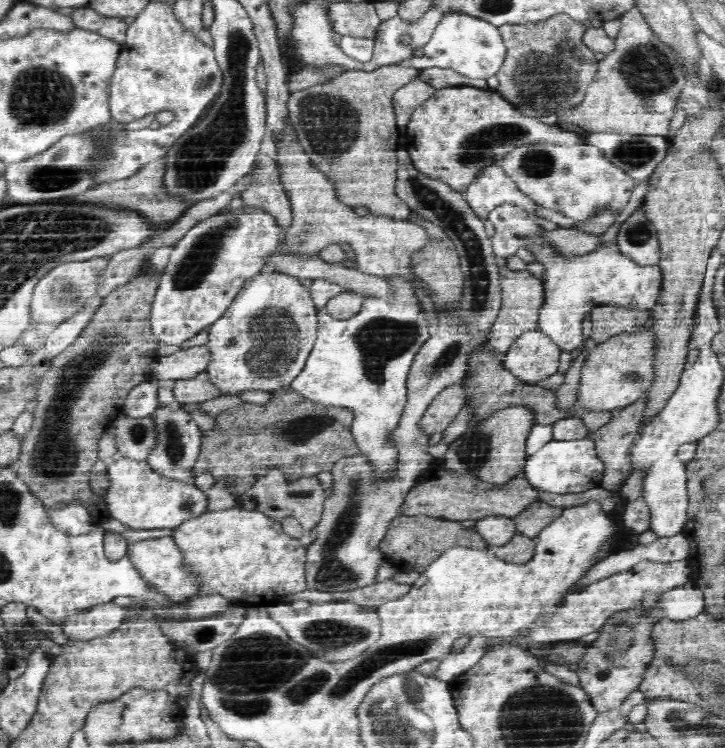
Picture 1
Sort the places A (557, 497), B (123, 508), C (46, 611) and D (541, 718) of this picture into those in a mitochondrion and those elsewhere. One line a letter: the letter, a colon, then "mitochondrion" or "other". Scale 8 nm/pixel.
A: other
B: other
C: other
D: mitochondrion

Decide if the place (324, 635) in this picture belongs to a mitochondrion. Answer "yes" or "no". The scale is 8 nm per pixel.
yes

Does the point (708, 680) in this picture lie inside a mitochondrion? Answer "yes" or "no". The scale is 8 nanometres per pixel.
yes

